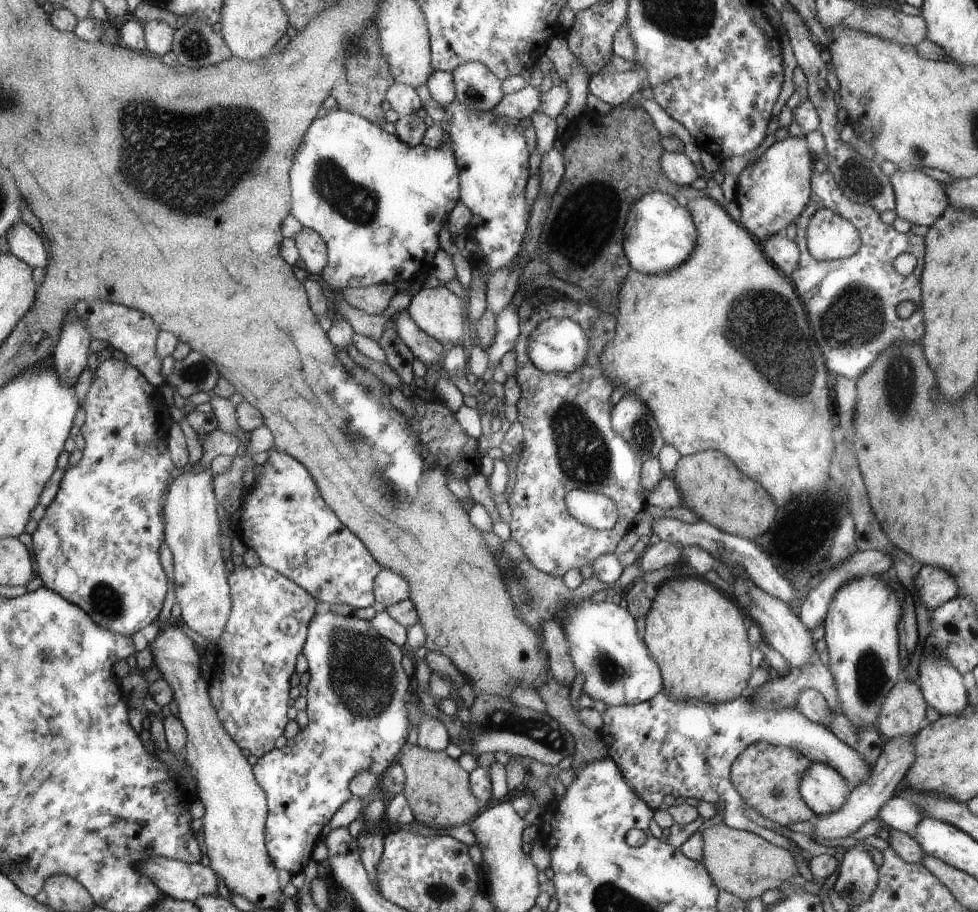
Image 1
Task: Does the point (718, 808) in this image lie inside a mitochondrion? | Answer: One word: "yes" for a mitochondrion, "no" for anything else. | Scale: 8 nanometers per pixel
no

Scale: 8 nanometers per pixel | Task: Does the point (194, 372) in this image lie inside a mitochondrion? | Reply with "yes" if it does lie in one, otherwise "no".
yes

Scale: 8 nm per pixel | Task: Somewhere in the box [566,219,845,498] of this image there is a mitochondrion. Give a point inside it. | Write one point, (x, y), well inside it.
(755, 328)

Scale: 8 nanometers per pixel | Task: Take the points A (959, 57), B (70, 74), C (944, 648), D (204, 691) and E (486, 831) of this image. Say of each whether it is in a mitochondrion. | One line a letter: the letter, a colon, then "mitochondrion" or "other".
A: other
B: other
C: mitochondrion
D: other
E: other

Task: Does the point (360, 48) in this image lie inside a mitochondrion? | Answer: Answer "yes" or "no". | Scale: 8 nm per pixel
yes

